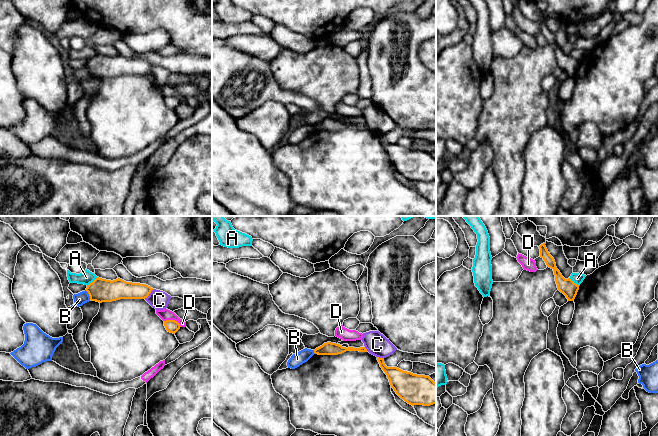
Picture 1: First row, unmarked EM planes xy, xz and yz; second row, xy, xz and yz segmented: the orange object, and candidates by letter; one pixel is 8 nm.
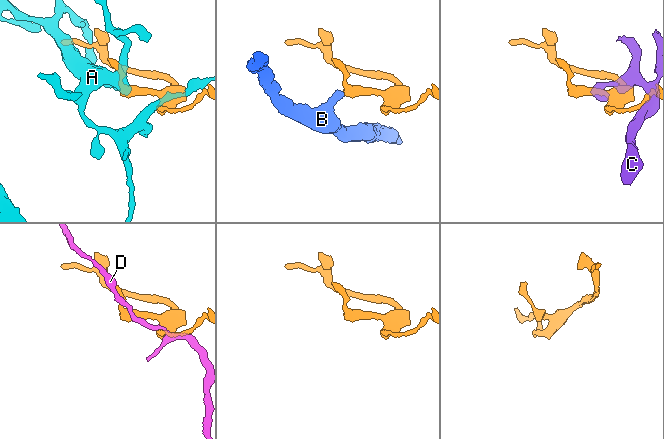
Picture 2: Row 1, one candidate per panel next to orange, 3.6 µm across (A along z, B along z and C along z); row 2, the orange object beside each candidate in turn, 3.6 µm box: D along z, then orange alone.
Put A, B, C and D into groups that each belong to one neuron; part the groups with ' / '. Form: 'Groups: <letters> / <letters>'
Groups: A / B / C / D

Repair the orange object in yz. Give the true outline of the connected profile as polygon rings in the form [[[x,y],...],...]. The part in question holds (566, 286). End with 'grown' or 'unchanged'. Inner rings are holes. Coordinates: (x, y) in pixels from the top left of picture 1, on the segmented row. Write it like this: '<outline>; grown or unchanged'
[[[546,242],[539,246],[540,257],[545,261],[547,267],[551,268],[554,271],[558,290],[566,296],[568,301],[574,301],[579,290],[579,285],[574,283],[570,278],[565,279],[562,276],[562,274],[556,267],[554,258],[548,252],[545,244]]]; unchanged

